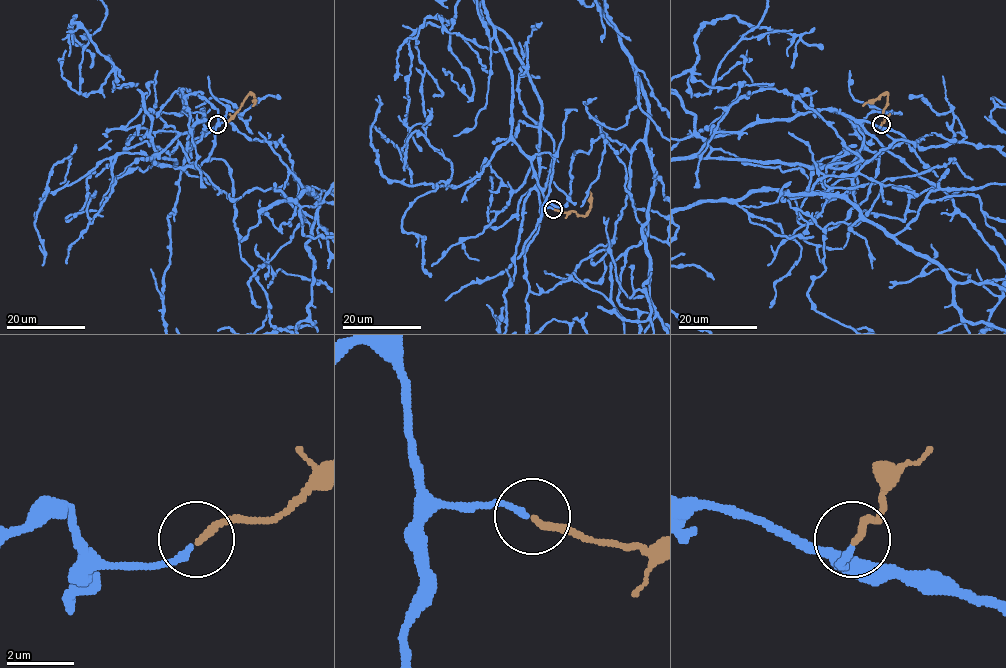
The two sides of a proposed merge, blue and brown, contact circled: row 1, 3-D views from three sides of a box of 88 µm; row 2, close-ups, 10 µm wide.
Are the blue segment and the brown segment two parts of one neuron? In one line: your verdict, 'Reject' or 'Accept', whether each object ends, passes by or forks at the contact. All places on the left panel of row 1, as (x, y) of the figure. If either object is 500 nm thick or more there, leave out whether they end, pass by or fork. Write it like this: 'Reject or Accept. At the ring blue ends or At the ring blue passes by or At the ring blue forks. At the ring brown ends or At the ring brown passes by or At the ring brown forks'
Accept. At the ring blue ends. At the ring brown ends

